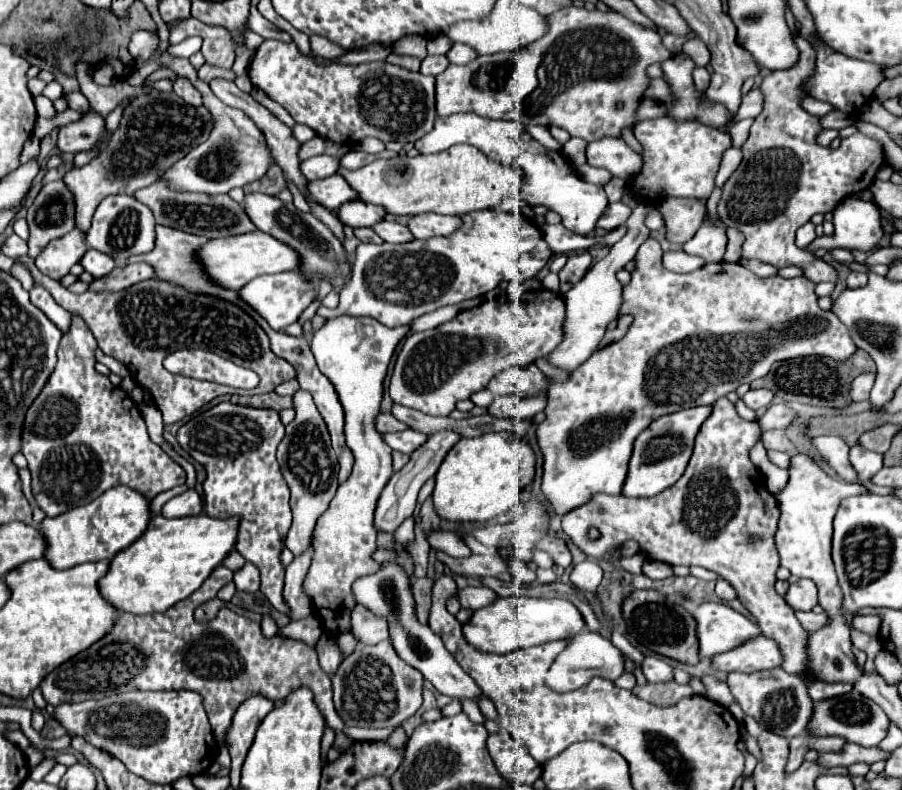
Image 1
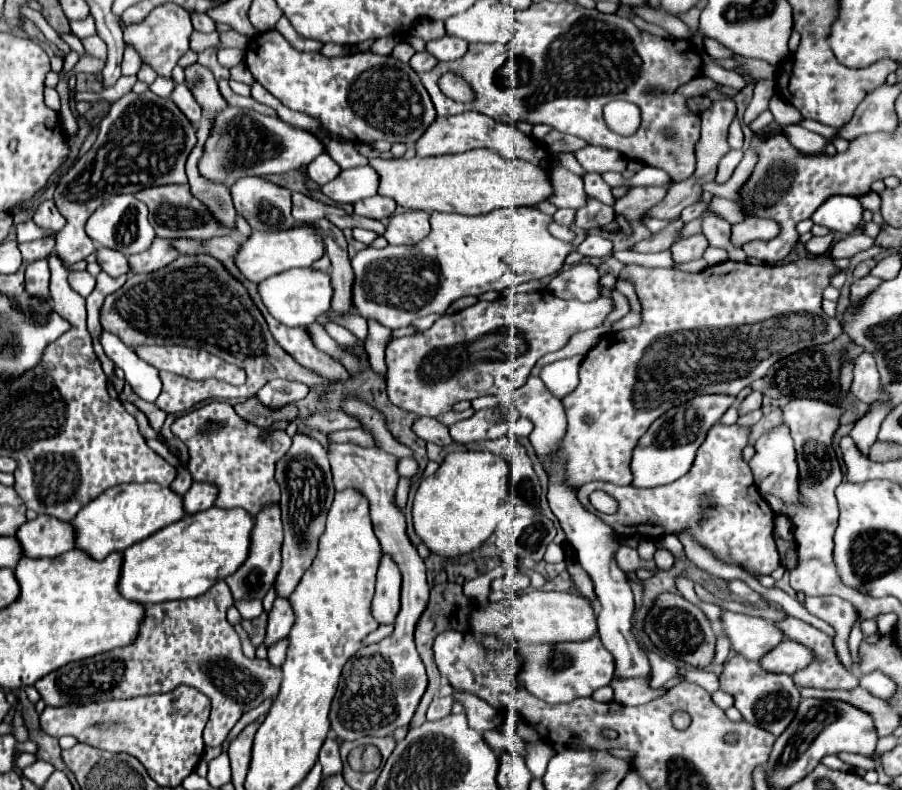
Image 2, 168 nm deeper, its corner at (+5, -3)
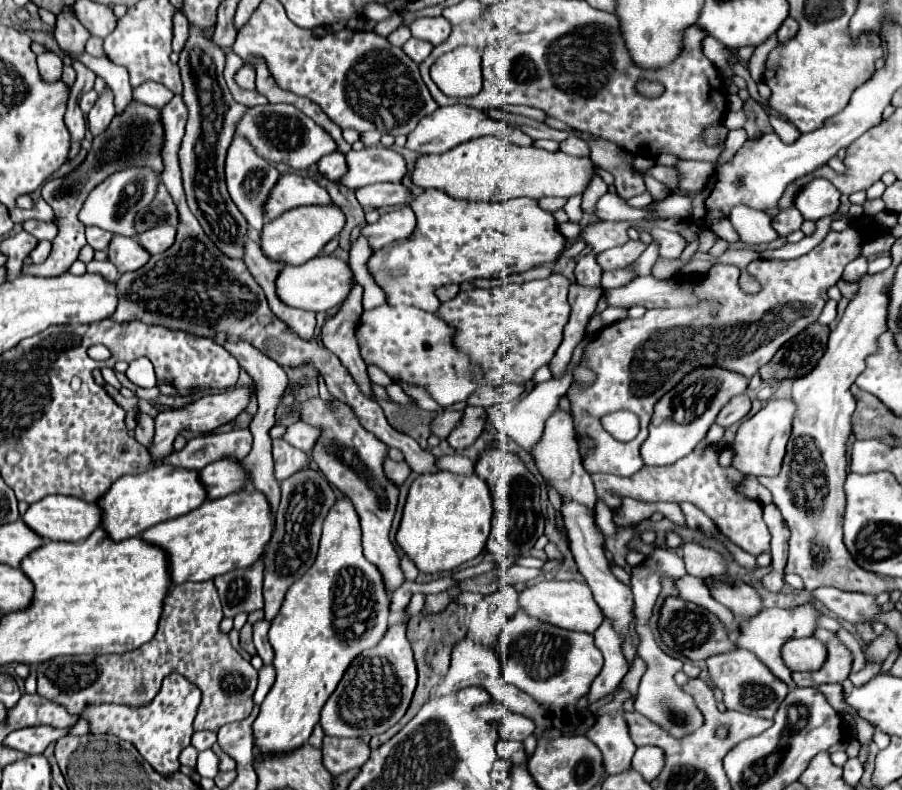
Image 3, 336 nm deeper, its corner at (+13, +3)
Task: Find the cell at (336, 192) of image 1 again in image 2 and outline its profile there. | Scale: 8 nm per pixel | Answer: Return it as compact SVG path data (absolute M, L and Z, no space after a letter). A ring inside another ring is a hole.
M371 165L345 169L337 179L323 185L321 191L335 203L357 203L359 199L375 195L379 189L379 175Z

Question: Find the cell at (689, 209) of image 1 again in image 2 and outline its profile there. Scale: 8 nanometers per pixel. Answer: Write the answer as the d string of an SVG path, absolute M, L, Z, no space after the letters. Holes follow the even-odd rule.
M673 221L663 231L651 235L649 239L643 239L643 241L635 243L631 247L631 251L637 251L637 253L657 253L657 251L665 251L665 249L669 249L675 243L677 233L679 233L681 227L683 227L683 221Z

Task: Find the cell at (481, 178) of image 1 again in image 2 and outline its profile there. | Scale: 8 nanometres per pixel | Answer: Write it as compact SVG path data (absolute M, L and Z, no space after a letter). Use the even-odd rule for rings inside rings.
M485 147L423 159L371 157L369 165L377 169L381 177L379 195L395 199L395 203L405 209L481 215L503 207L537 205L553 195L553 183L541 167L521 159L505 159L503 155Z

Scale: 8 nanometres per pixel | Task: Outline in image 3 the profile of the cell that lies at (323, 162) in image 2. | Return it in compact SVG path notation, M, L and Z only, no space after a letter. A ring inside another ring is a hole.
M333 153L333 155L325 155L319 159L317 163L317 169L323 177L335 181L339 177L343 177L343 173L347 171L347 163L345 163L345 155L343 153Z

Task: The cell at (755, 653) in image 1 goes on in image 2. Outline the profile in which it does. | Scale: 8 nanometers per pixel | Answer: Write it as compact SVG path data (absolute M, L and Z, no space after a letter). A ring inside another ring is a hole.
M785 639L777 649L769 651L769 653L761 659L761 667L763 667L765 671L793 675L793 673L805 669L807 665L811 665L813 655L815 655L815 653L813 653L811 649L807 649L805 645L801 645L801 643L797 643L797 641Z

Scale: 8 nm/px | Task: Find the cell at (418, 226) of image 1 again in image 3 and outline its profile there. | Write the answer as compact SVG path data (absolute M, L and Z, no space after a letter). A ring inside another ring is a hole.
M401 205L389 213L383 213L377 223L365 225L361 233L369 239L373 251L399 239L407 239L415 229L415 213L409 205Z

